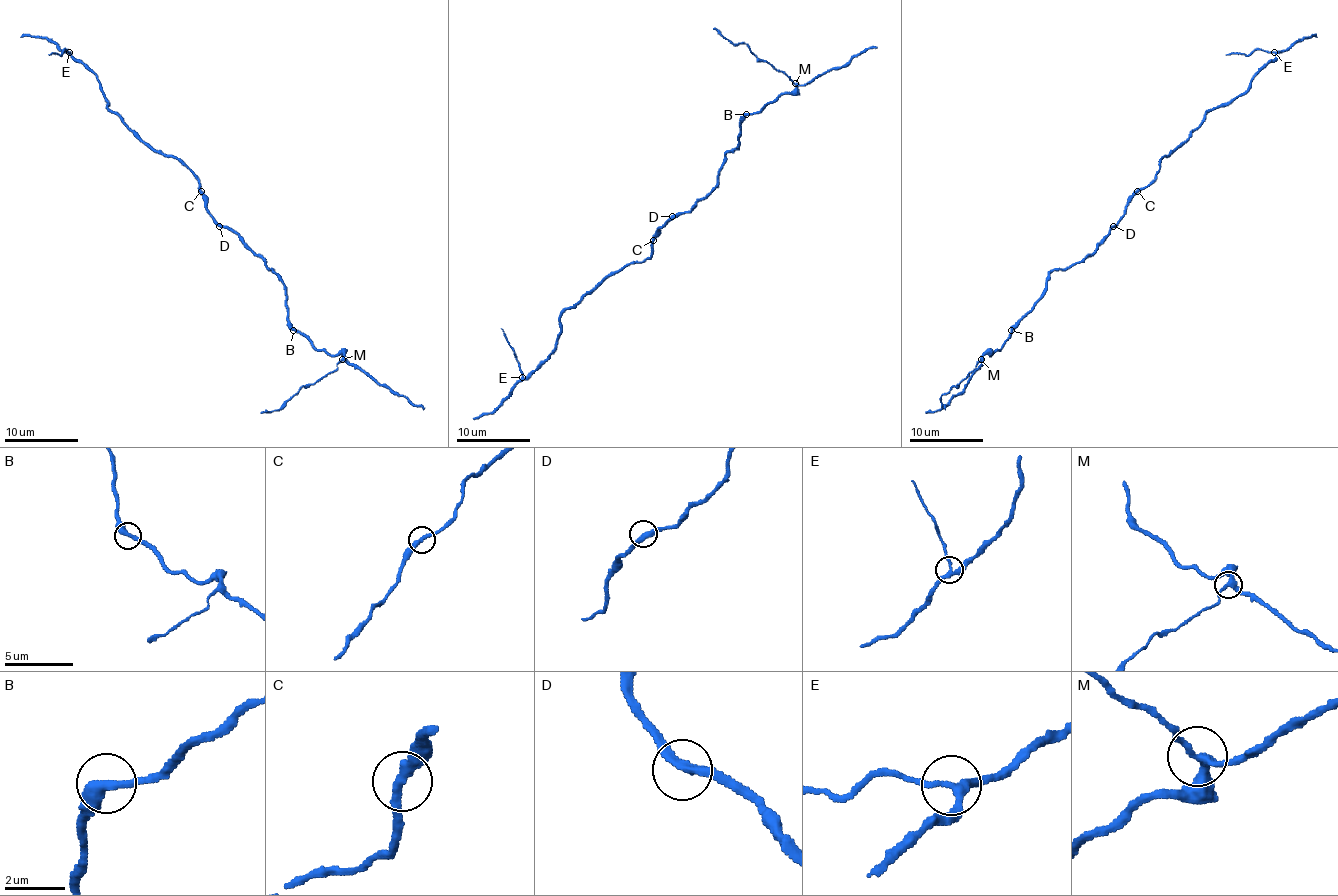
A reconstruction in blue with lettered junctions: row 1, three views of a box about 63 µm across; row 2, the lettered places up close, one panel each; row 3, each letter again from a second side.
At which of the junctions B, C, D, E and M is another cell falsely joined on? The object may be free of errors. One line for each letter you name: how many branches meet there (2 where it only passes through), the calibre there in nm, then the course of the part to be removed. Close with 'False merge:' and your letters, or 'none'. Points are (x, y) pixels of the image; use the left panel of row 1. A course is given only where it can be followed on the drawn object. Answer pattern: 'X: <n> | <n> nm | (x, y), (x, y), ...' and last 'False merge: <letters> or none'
M: 3 | 260 nm | (342, 360), (277, 410), (260, 414)
False merge: M

